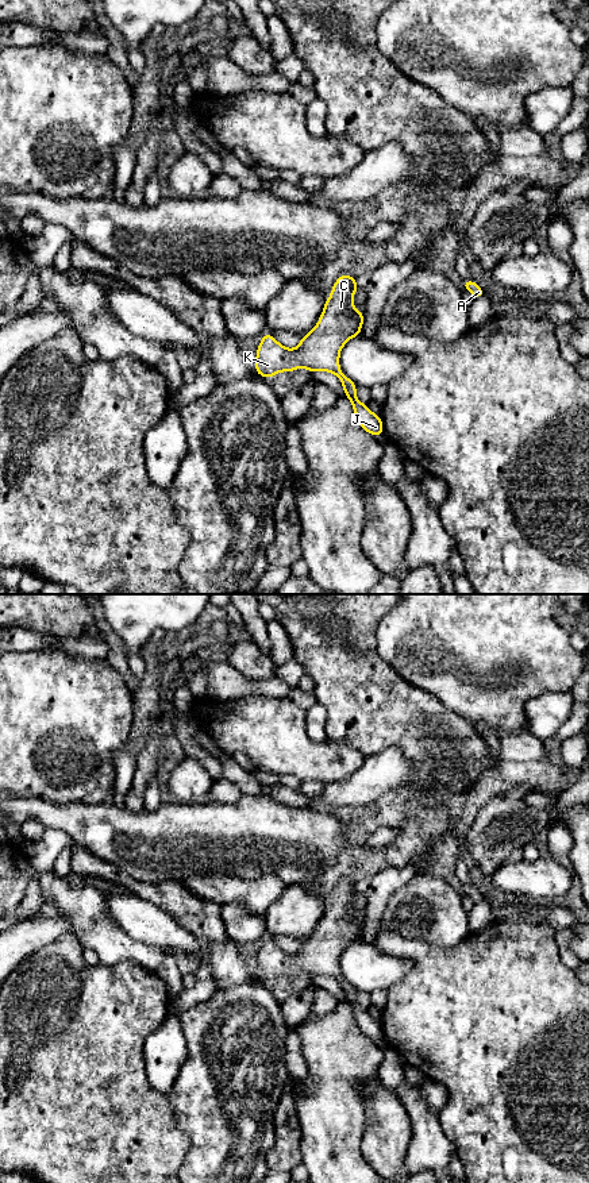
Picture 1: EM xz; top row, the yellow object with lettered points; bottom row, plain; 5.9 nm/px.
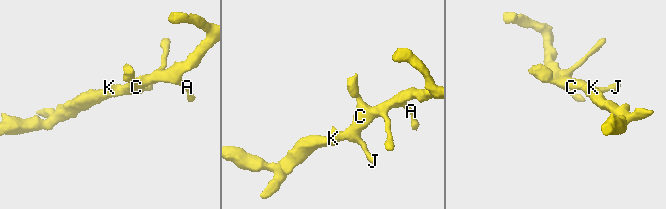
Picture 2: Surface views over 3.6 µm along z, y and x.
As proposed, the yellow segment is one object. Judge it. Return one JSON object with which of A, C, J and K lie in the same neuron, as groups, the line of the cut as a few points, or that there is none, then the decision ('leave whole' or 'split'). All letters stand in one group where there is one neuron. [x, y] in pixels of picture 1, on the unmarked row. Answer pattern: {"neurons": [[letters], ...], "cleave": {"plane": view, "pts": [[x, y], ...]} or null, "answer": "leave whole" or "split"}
{"neurons": [["A", "C", "J", "K"]], "cleave": null, "answer": "leave whole"}

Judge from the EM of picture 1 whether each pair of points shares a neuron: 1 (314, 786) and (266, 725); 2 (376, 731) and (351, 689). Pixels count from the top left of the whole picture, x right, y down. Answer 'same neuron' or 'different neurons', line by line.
1: different neurons
2: same neuron

